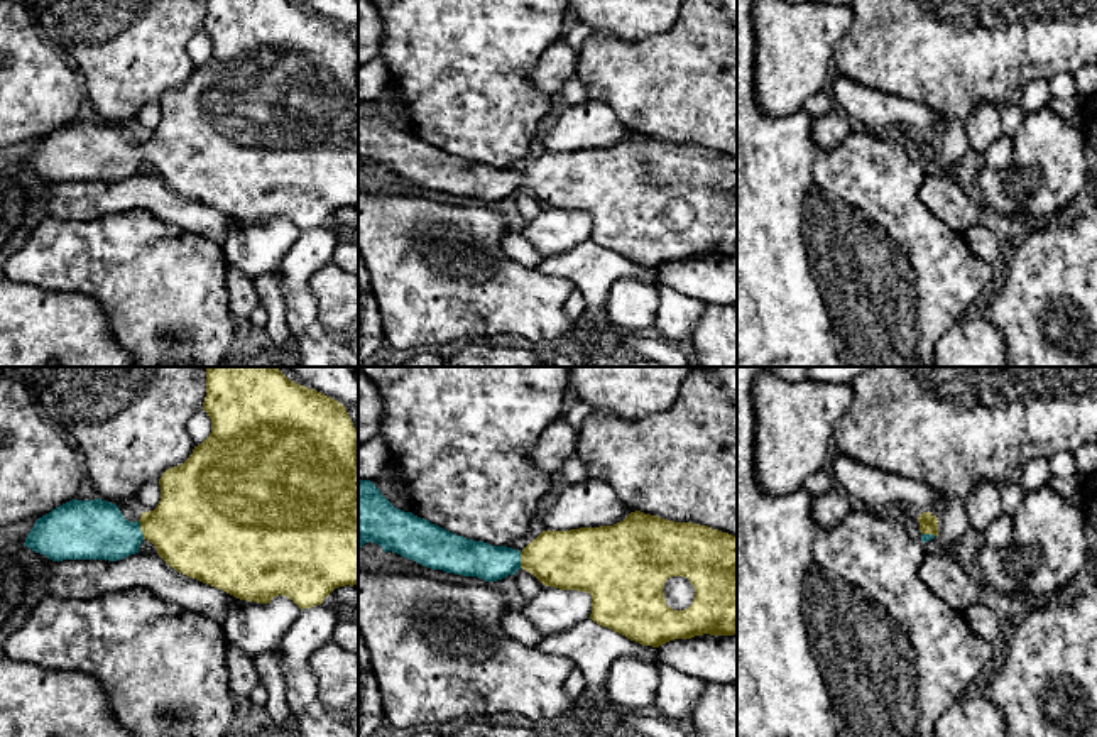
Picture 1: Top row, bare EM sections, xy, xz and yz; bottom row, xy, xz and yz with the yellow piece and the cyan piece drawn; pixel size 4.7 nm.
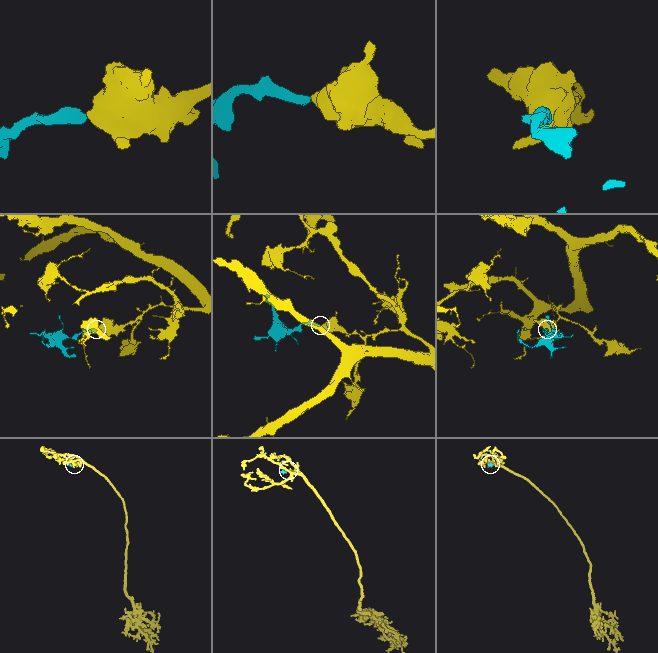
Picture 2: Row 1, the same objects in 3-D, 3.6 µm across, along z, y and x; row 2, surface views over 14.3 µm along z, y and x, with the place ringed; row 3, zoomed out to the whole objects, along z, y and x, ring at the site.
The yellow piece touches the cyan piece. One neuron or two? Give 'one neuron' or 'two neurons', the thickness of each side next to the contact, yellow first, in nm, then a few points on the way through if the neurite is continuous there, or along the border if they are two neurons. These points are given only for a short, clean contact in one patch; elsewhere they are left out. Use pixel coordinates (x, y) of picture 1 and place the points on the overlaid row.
one neuron; calibres 400 and 280 nm; way xy (193, 528), (141, 529), (88, 529)

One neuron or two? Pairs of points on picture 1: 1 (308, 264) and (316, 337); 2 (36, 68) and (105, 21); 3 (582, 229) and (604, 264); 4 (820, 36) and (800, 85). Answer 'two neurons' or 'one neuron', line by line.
1: one neuron
2: two neurons
3: two neurons
4: one neuron

